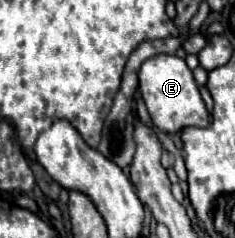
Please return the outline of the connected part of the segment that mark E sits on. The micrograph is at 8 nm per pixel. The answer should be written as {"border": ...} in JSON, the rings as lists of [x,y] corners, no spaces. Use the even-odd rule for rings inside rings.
{"border":[[[161,54],[145,60],[145,64],[139,70],[139,90],[143,94],[149,116],[159,130],[167,134],[175,134],[187,126],[197,126],[197,128],[209,126],[209,114],[195,84],[193,72],[179,56]]]}

